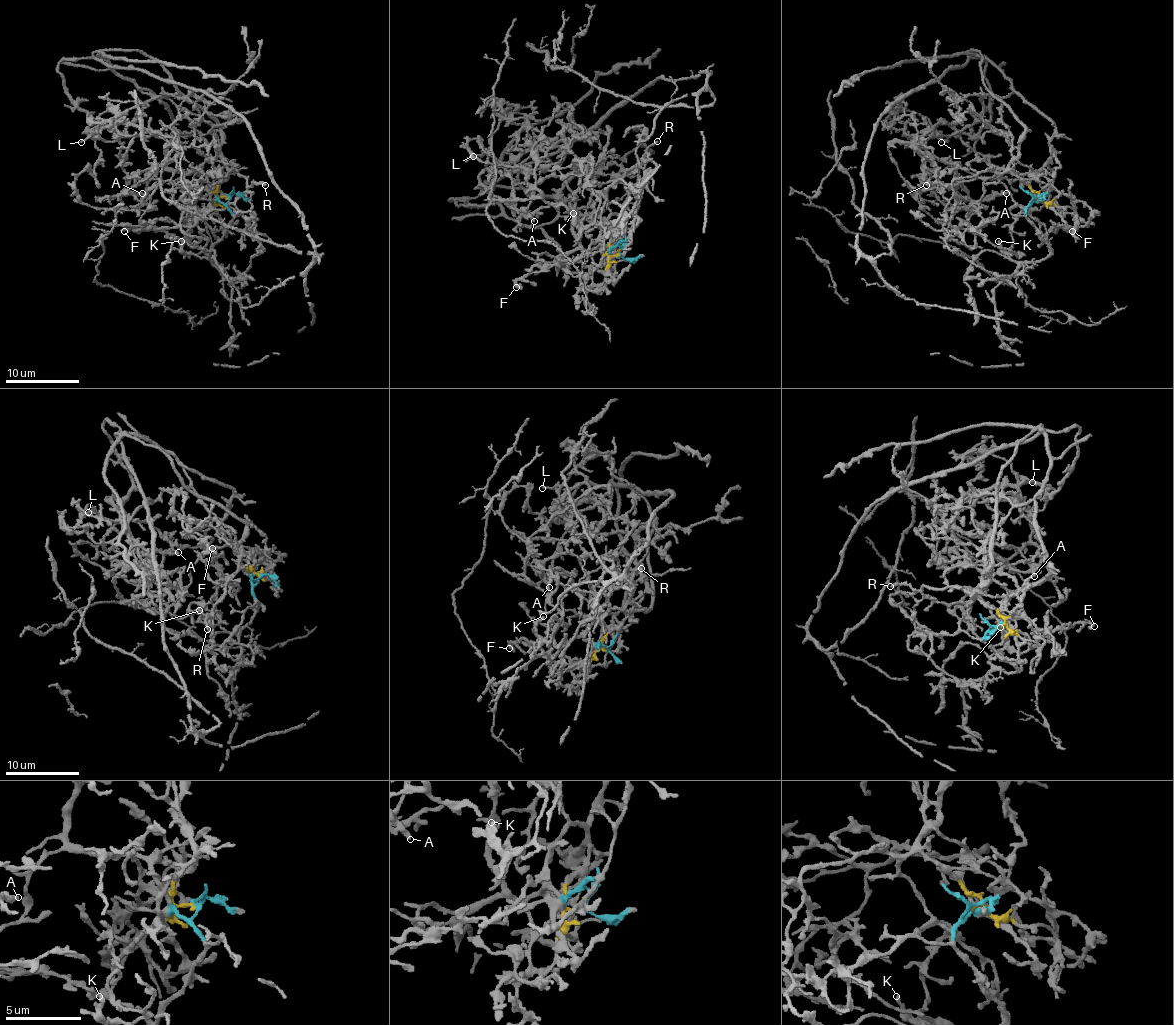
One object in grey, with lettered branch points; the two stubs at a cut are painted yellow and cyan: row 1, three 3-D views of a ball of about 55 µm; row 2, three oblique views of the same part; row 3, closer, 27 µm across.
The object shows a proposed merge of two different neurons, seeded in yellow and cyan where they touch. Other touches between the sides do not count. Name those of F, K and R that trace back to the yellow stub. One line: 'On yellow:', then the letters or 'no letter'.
On yellow: F, R

